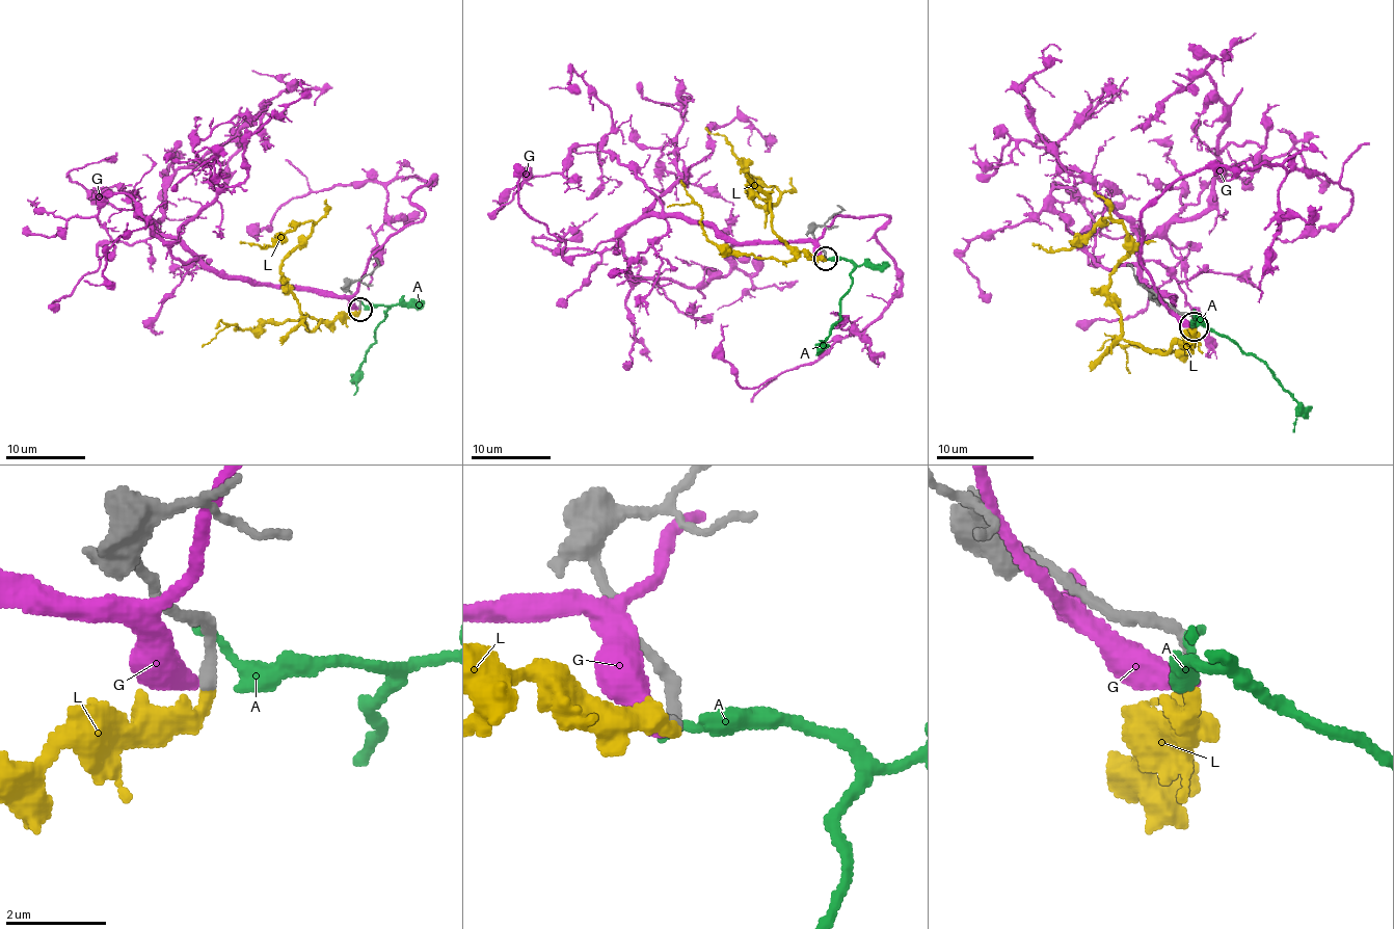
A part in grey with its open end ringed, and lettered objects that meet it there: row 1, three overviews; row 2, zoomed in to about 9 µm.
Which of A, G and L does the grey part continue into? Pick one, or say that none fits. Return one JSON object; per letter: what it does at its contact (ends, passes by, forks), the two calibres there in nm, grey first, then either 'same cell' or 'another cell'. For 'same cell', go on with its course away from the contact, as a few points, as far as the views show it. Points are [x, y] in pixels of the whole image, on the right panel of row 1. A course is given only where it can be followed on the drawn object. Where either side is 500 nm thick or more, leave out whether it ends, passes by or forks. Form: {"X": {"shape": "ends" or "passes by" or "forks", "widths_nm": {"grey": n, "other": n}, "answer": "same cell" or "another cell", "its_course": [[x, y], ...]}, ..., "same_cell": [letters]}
{"A": {"shape": "ends", "widths_nm": {"grey": 320, "other": 200}, "answer": "another cell"}, "G": {"shape": "ends", "widths_nm": {"grey": 240, "other": 460}, "answer": "another cell"}, "L": {"shape": "ends", "widths_nm": {"grey": 240, "other": 360}, "answer": "same cell", "its_course": [[1193, 327], [1165, 351], [1122, 337], [1107, 295], [1127, 257], [1120, 222], [1102, 220], [1068, 249], [1031, 242]]}, "same_cell": ["L"]}

